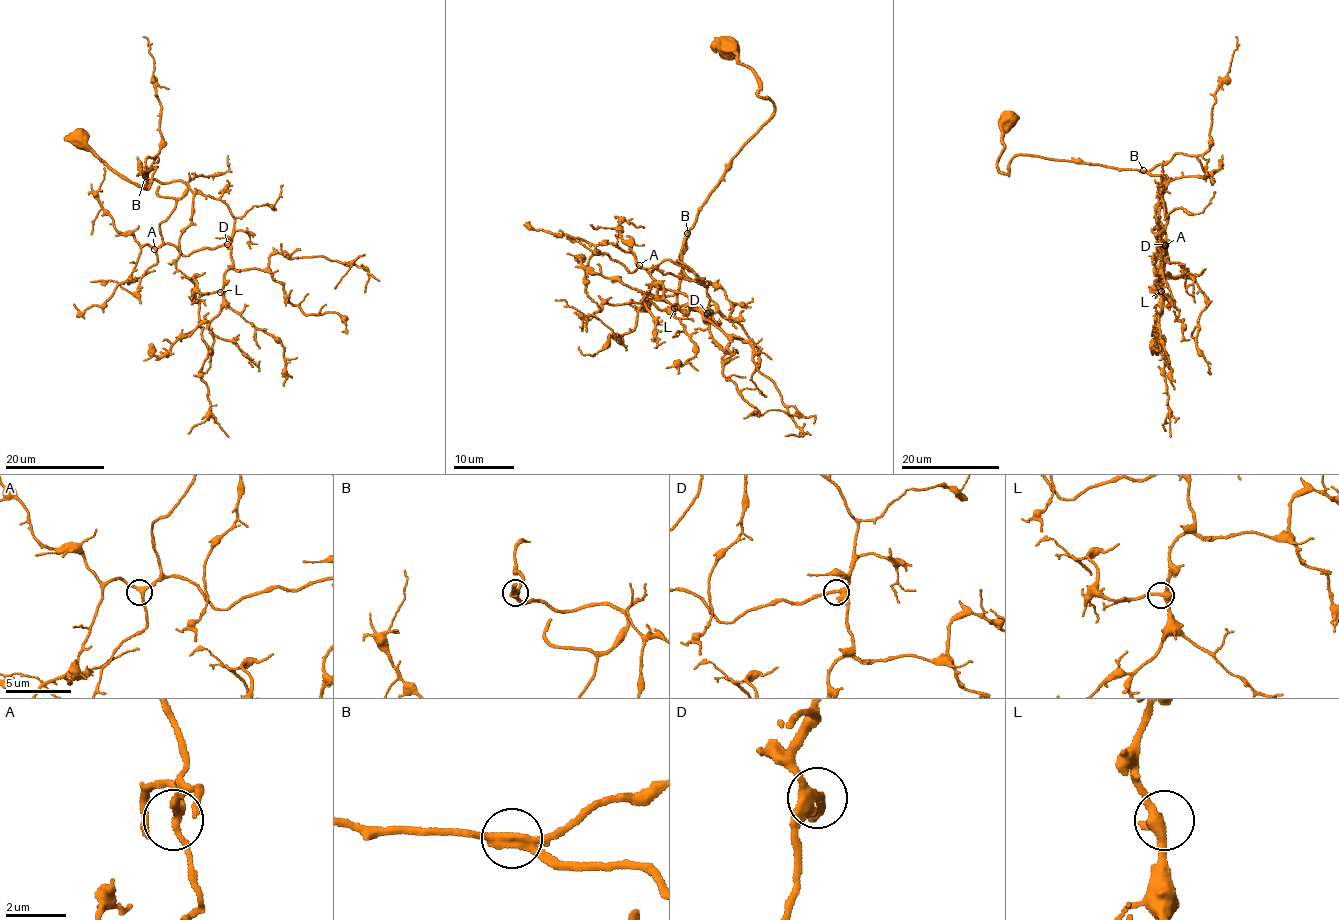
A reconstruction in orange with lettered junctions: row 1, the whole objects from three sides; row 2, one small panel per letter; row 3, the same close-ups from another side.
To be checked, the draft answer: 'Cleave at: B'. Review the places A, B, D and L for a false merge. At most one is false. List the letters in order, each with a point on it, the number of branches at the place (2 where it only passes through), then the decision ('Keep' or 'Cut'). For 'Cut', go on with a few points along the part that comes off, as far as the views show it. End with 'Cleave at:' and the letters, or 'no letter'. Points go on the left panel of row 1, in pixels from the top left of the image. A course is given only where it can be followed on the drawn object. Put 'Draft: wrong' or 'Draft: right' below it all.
A: Place: (154, 249). Branches: 3. Keep
B: Place: (145, 176). Branches: 2. Cut. Course of the part to remove: (145, 176), (147, 157), (156, 157), (161, 148), (160, 103), (154, 59), (143, 36)
D: Place: (227, 244). Branches: 3. Keep
L: Place: (220, 292). Branches: 3. Keep
Cleave at: B
Draft: right

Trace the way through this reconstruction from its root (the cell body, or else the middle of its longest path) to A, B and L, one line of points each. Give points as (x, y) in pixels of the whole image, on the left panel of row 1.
A: (79, 140), (142, 187), (155, 166), (148, 180), (187, 185), (161, 223), (162, 243), (154, 249)
B: (79, 140), (110, 168), (142, 187), (148, 187), (157, 166), (147, 170), (145, 176)
L: (79, 140), (142, 187), (155, 166), (148, 180), (183, 181), (228, 206), (232, 266), (220, 292)

